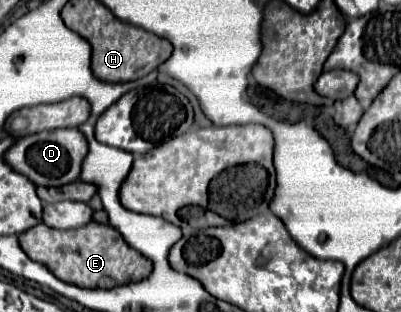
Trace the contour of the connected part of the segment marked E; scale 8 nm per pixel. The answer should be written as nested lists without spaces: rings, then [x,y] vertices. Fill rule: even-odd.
[[[97,221],[69,231],[59,231],[39,223],[33,229],[21,233],[19,243],[33,261],[43,263],[53,275],[79,287],[111,289],[131,281],[143,281],[153,271],[153,263],[129,247],[115,227]]]

